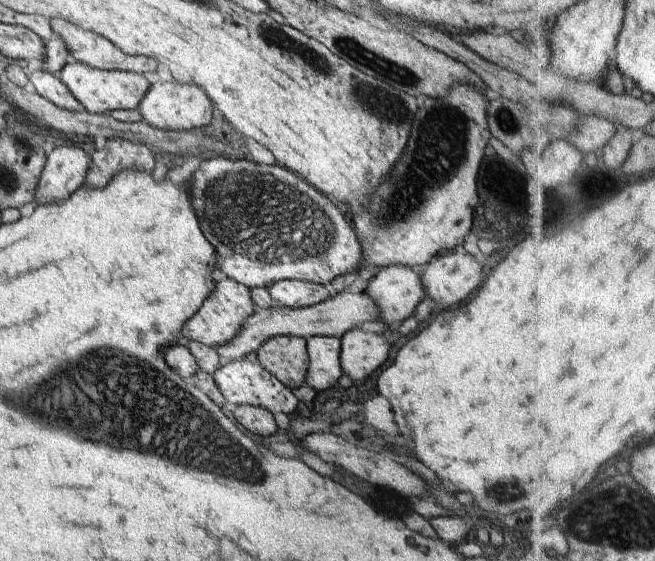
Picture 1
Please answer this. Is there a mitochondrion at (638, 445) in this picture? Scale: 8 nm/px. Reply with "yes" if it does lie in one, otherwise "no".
no

